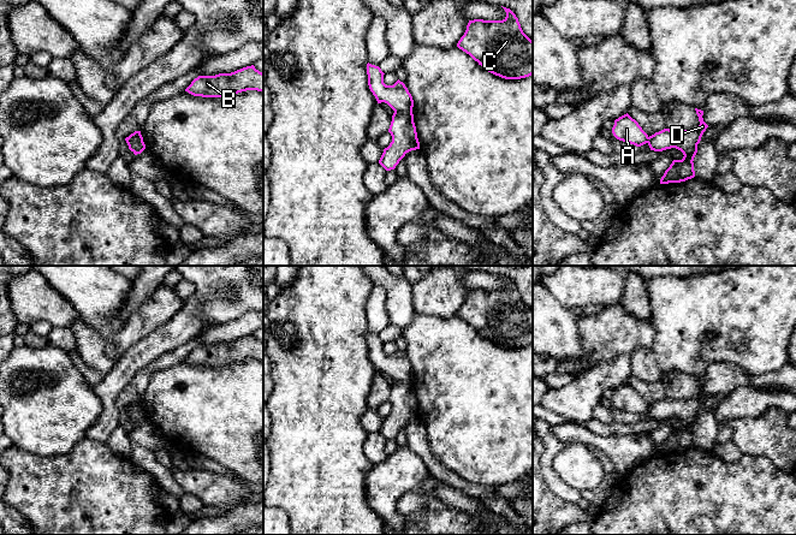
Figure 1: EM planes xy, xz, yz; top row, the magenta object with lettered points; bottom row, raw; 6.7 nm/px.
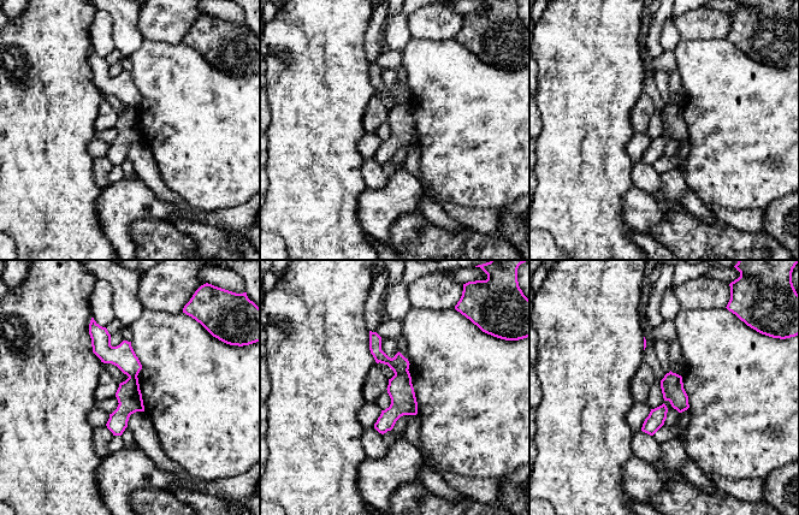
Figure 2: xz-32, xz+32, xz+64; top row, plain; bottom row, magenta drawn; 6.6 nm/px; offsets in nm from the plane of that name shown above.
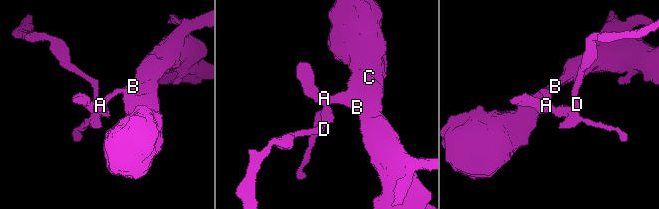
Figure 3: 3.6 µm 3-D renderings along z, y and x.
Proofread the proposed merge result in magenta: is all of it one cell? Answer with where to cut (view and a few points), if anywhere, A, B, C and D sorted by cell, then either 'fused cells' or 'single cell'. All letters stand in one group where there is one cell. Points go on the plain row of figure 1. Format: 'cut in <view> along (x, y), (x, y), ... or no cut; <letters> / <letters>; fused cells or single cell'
cut in xz along (411, 379), (394, 381); A B C / D; fused cells

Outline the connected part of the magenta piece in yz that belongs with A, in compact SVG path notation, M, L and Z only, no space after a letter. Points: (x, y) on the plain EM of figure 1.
M628 382L614 390L612 403L617 409L636 416L641 416L648 410L648 404Z

